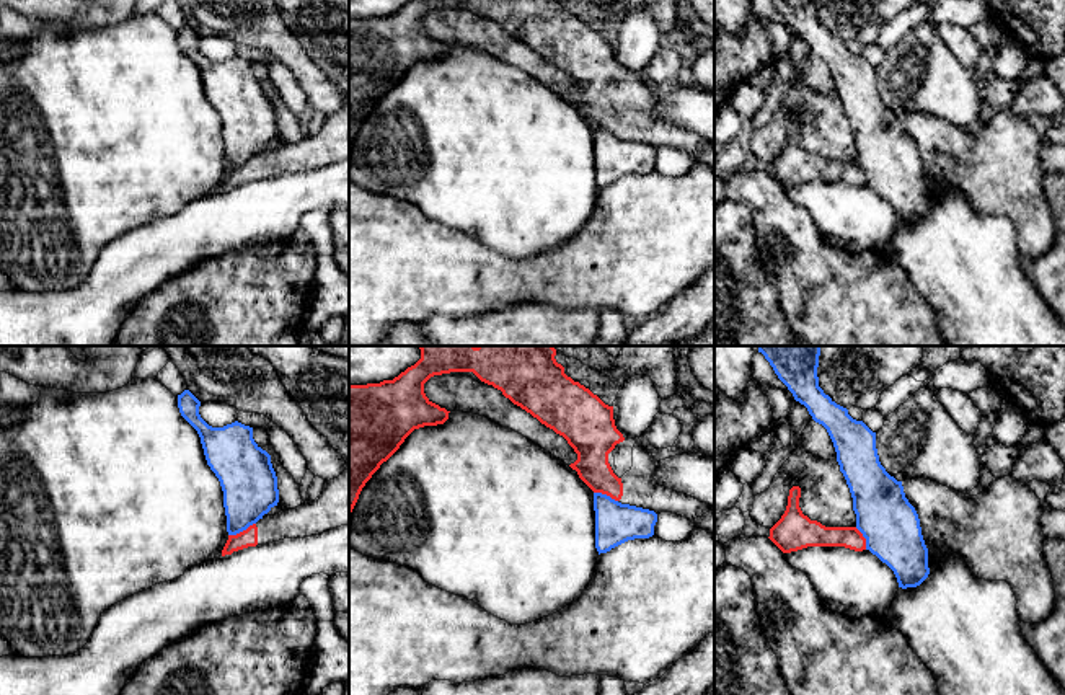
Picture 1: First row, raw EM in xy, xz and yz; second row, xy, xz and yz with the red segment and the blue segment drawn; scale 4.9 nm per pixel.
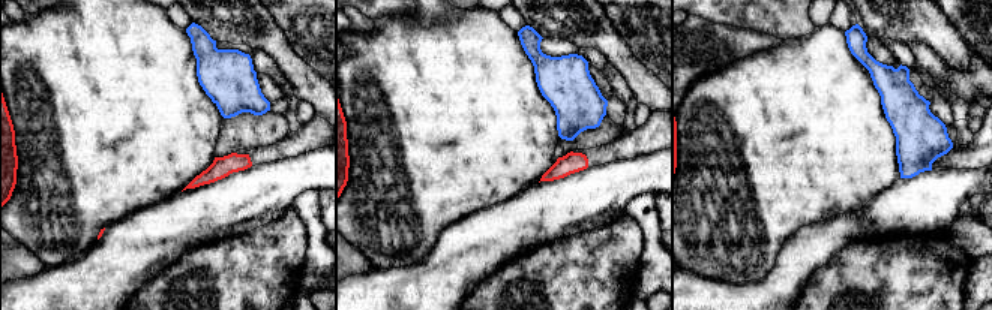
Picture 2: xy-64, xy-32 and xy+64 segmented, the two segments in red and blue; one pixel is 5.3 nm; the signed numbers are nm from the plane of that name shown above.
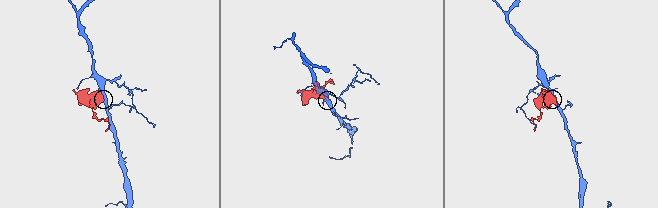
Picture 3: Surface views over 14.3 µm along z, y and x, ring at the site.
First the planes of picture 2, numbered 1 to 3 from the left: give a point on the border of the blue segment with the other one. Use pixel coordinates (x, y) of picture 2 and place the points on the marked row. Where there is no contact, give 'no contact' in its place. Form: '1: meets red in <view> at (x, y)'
1: no contact
2: no contact
3: no contact

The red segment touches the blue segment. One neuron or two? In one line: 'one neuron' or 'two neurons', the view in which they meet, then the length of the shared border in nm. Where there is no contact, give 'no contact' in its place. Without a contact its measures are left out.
two neurons | xy | 150 nm

